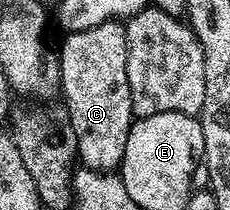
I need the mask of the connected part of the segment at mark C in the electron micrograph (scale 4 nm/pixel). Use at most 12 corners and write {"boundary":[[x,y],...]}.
{"boundary":[[125,23],[67,35],[60,88],[87,169],[134,121]]}

